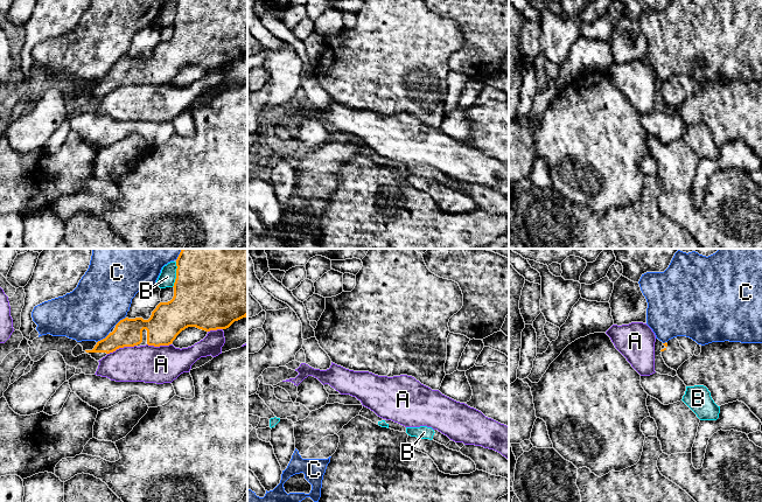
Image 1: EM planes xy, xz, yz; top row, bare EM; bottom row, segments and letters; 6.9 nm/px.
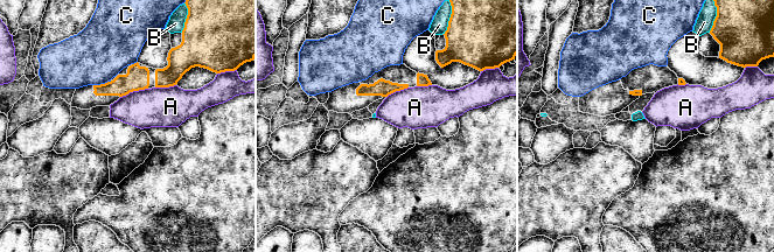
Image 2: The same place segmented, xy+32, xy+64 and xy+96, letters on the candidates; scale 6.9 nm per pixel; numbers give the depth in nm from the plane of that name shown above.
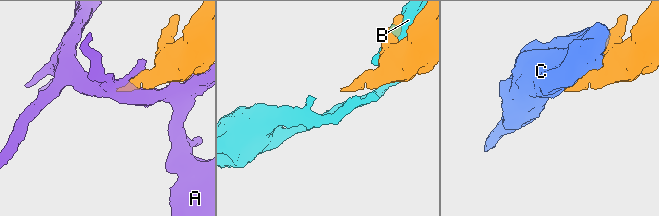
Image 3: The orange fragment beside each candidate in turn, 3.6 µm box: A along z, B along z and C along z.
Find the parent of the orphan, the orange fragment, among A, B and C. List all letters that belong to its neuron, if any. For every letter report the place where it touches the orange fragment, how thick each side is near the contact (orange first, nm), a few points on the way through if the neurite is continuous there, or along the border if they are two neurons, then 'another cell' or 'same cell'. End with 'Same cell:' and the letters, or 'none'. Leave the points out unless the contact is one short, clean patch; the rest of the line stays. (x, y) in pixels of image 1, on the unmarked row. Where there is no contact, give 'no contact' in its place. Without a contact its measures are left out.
A: xy (121, 85) | 190/260 nm | another cell
B: xy (176, 13) | 460/120 nm | another cell
C: xy (103, 77) | 190/380 nm | another cell
Same cell: none

